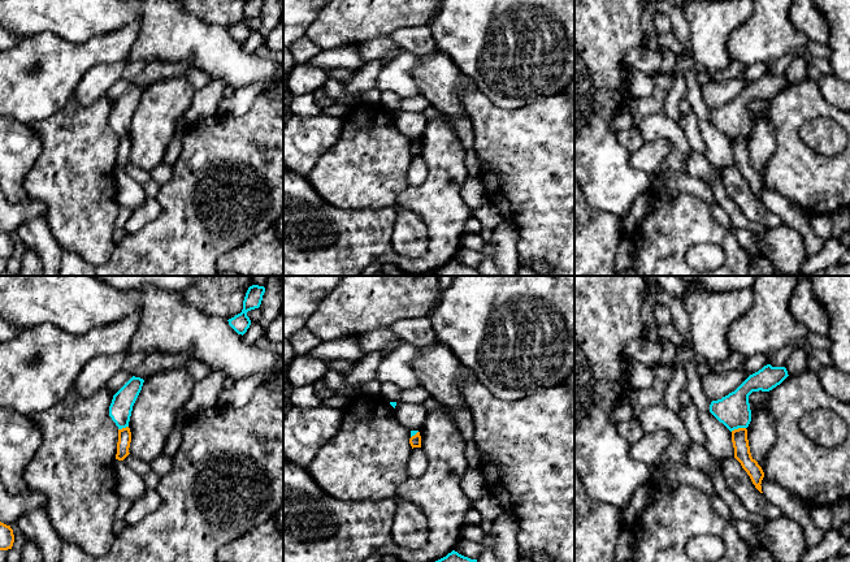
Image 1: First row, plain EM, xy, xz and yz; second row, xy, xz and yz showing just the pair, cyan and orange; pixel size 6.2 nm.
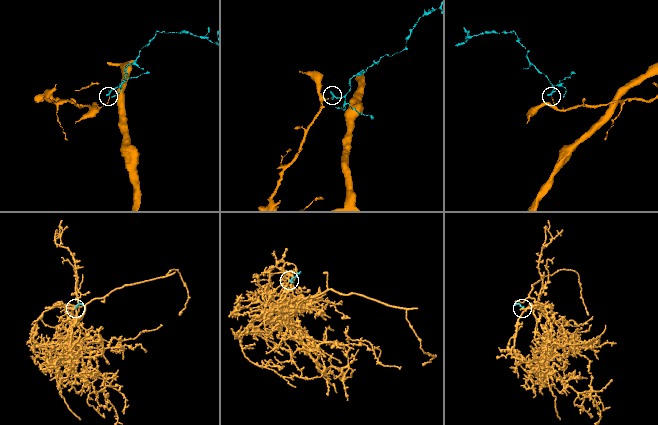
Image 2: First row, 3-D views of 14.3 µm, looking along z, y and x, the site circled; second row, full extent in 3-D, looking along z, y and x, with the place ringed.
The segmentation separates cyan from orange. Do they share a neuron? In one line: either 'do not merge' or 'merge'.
do not merge

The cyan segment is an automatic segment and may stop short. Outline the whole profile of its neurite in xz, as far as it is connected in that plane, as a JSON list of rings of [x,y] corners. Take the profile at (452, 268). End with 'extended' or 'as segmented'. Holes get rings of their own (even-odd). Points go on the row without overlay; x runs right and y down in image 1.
[[[452,259],[446,265],[434,271],[438,276],[482,276],[477,268],[470,268]]] | as segmented

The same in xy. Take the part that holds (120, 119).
[[[133,85],[114,104],[109,114],[109,125],[118,138],[129,135],[133,114],[142,99],[144,88]]] | as segmented

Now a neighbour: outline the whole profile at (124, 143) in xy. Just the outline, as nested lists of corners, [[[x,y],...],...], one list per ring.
[[[126,135],[126,137],[118,138],[118,151],[117,151],[116,168],[123,169],[130,163],[129,161],[130,151],[131,151],[130,137]]]

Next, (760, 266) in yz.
[[[762,254],[751,256],[749,276],[775,276],[772,263]]]

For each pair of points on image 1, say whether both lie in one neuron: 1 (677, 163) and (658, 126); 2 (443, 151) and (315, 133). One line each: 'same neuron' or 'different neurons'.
1: same neuron
2: different neurons

